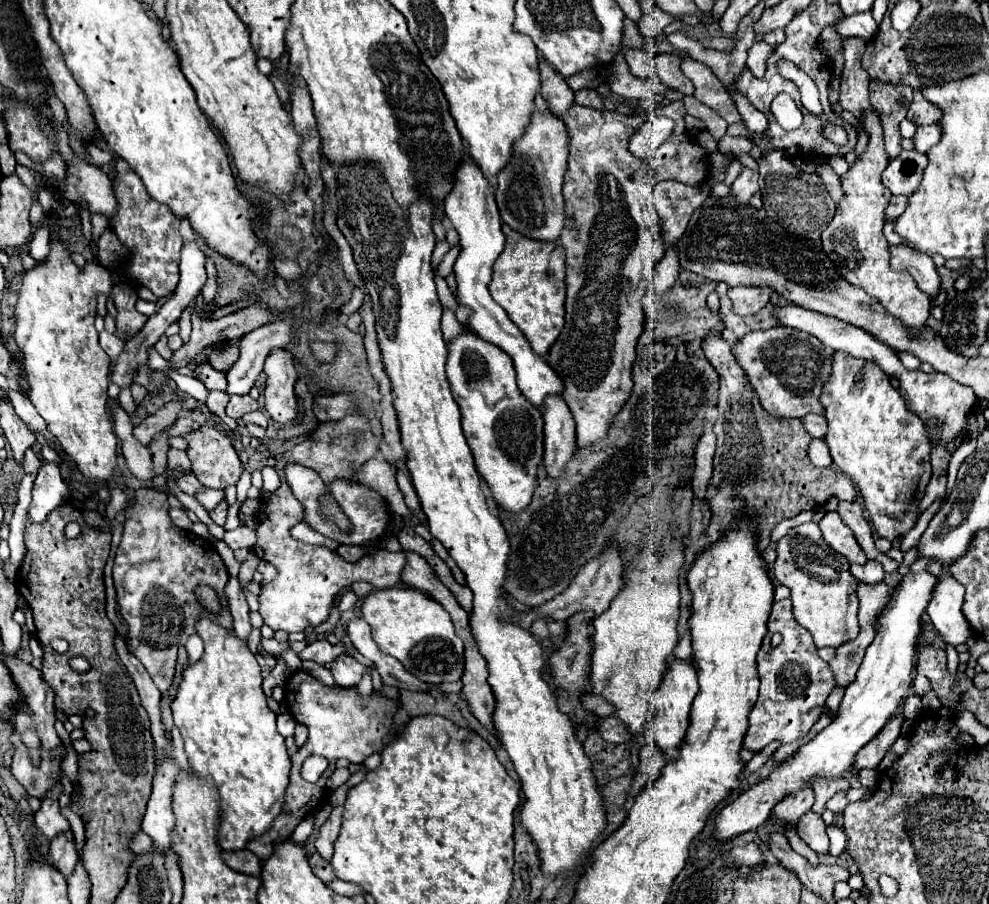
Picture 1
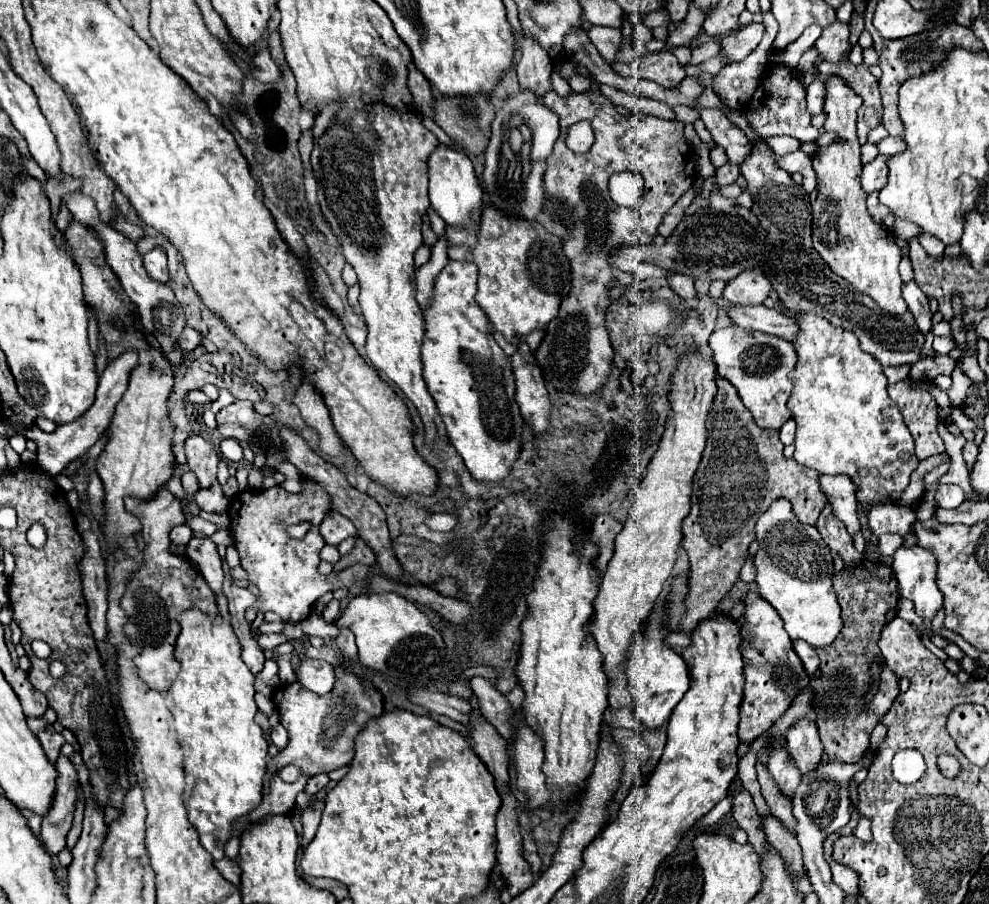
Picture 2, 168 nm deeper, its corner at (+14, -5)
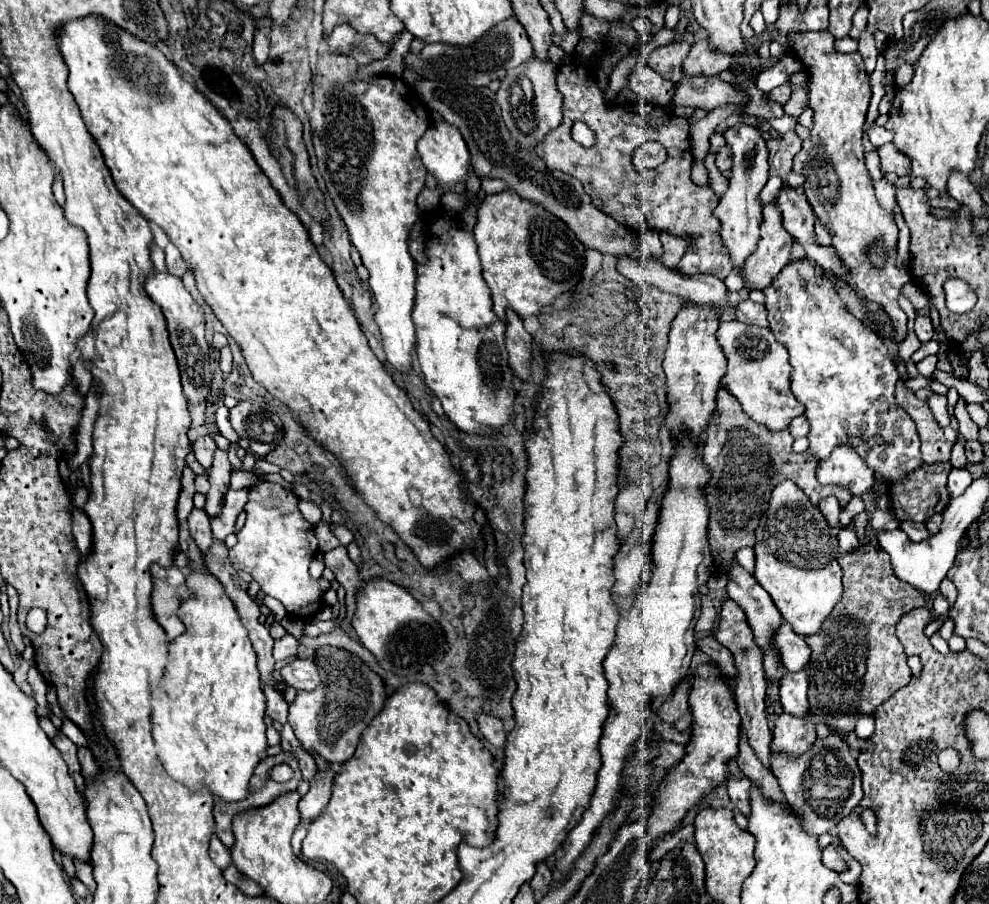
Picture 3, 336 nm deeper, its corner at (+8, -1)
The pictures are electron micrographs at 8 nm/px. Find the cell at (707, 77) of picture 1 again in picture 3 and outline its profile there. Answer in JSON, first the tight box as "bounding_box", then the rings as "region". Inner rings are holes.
{"bounding_box":[714,124,768,272],"region":[[[740,124],[740,130],[726,130],[724,132],[726,144],[732,148],[732,174],[728,178],[728,190],[722,194],[714,214],[720,220],[720,236],[722,244],[738,272],[742,272],[744,262],[750,254],[754,254],[756,244],[760,240],[760,224],[762,224],[762,204],[760,192],[768,182],[768,150],[762,132],[754,126]]]}

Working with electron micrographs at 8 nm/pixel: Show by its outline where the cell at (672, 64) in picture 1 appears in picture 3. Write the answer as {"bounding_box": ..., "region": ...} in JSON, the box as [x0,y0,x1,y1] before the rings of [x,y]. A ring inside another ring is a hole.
{"bounding_box":[648,40,690,82],"region":[[[674,40],[672,44],[656,48],[648,56],[648,66],[658,72],[662,78],[670,82],[680,82],[684,72],[682,72],[682,60],[688,56],[690,44],[686,40]]]}

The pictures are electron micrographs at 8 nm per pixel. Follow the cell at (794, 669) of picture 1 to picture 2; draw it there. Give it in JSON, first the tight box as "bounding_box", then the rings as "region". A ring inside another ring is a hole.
{"bounding_box":[738,592,810,744],"region":[[[748,592],[744,596],[744,602],[746,602],[746,612],[738,622],[742,626],[740,652],[744,658],[746,684],[744,684],[744,700],[740,706],[738,736],[742,744],[752,744],[760,734],[770,730],[770,726],[774,726],[778,718],[784,716],[784,712],[790,708],[798,692],[810,684],[810,678],[800,658],[794,654],[792,640],[786,634],[778,612],[760,594],[754,592]]]}

